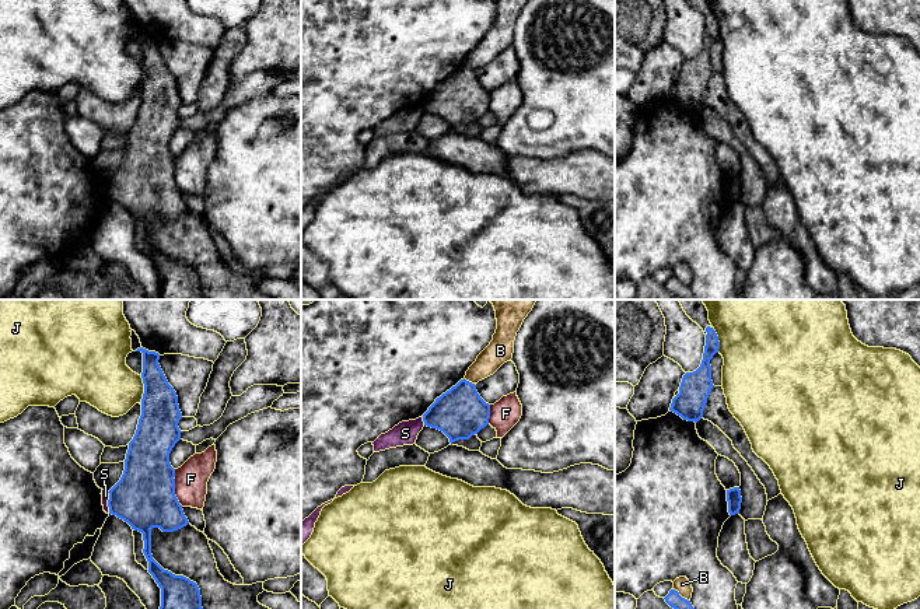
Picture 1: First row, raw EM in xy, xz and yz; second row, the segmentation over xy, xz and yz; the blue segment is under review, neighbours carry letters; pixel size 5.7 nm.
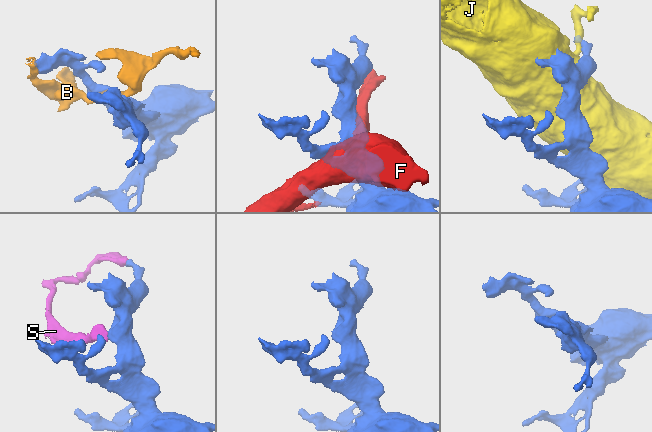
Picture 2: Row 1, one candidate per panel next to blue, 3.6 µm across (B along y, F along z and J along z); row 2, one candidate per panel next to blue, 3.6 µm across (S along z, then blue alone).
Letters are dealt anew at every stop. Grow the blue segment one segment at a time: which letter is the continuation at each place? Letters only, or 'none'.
none

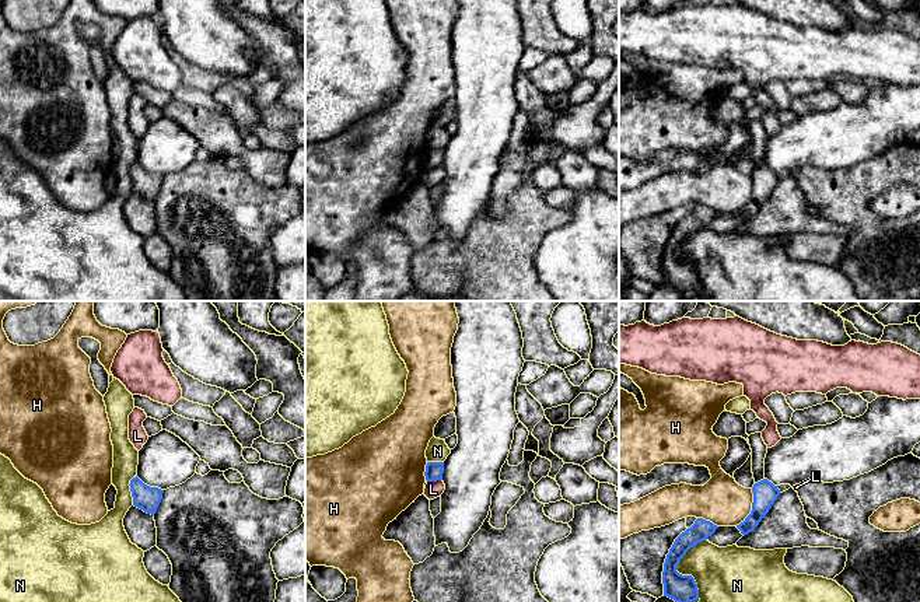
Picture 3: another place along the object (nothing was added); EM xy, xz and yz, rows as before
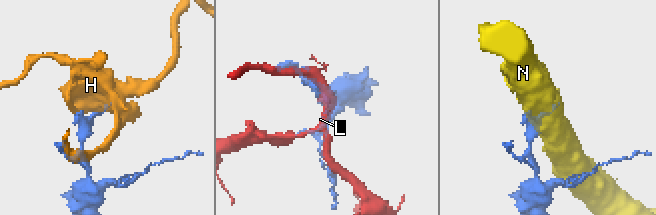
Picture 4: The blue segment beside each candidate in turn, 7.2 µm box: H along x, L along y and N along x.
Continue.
none

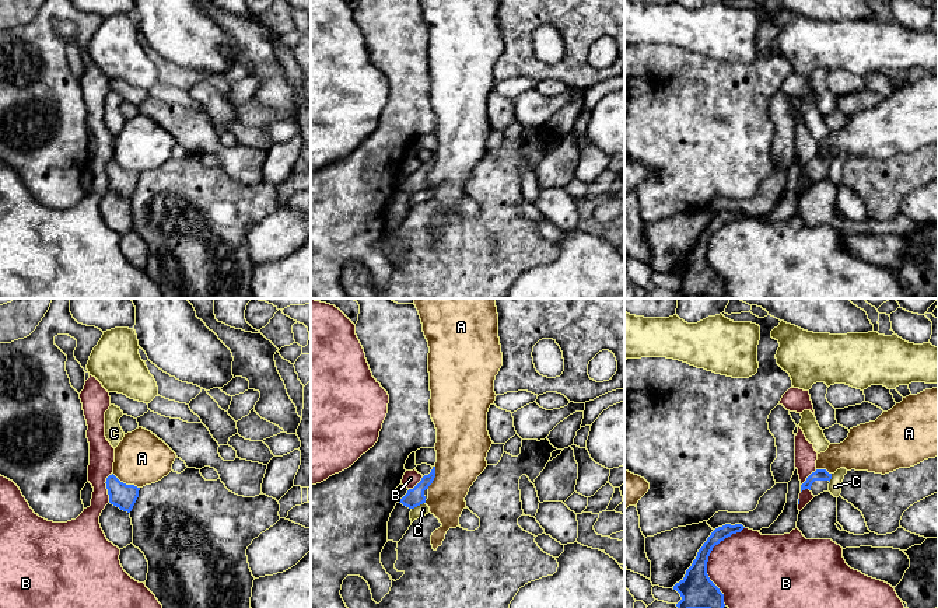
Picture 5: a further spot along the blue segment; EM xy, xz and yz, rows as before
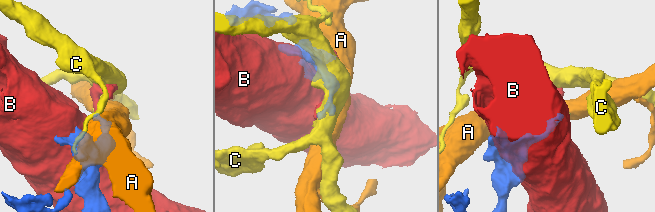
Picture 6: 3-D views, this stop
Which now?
none

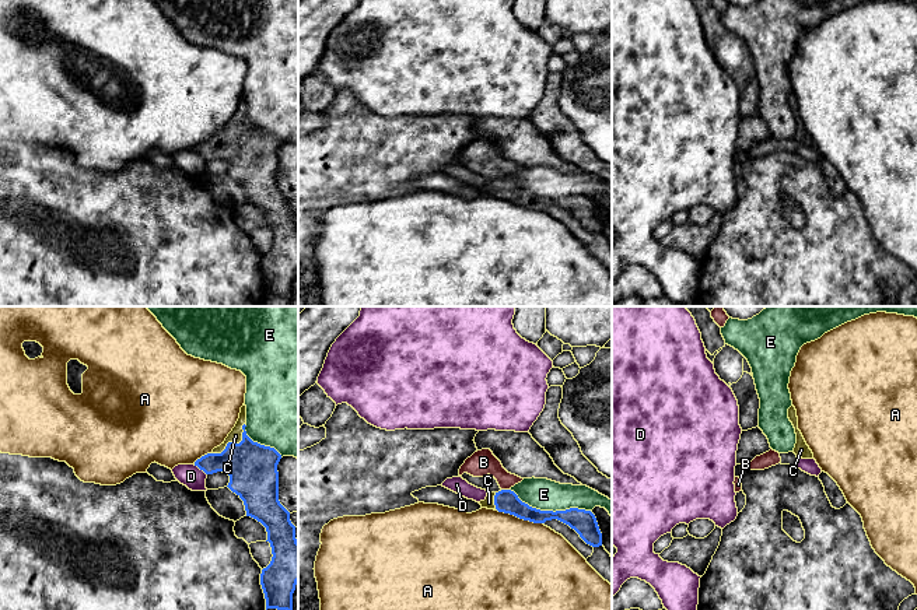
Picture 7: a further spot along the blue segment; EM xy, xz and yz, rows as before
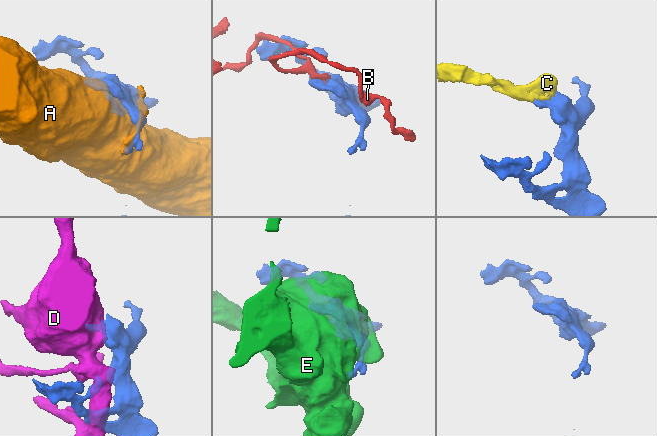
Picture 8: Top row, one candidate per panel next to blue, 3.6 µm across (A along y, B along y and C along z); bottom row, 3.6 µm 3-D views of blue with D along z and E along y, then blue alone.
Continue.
C

